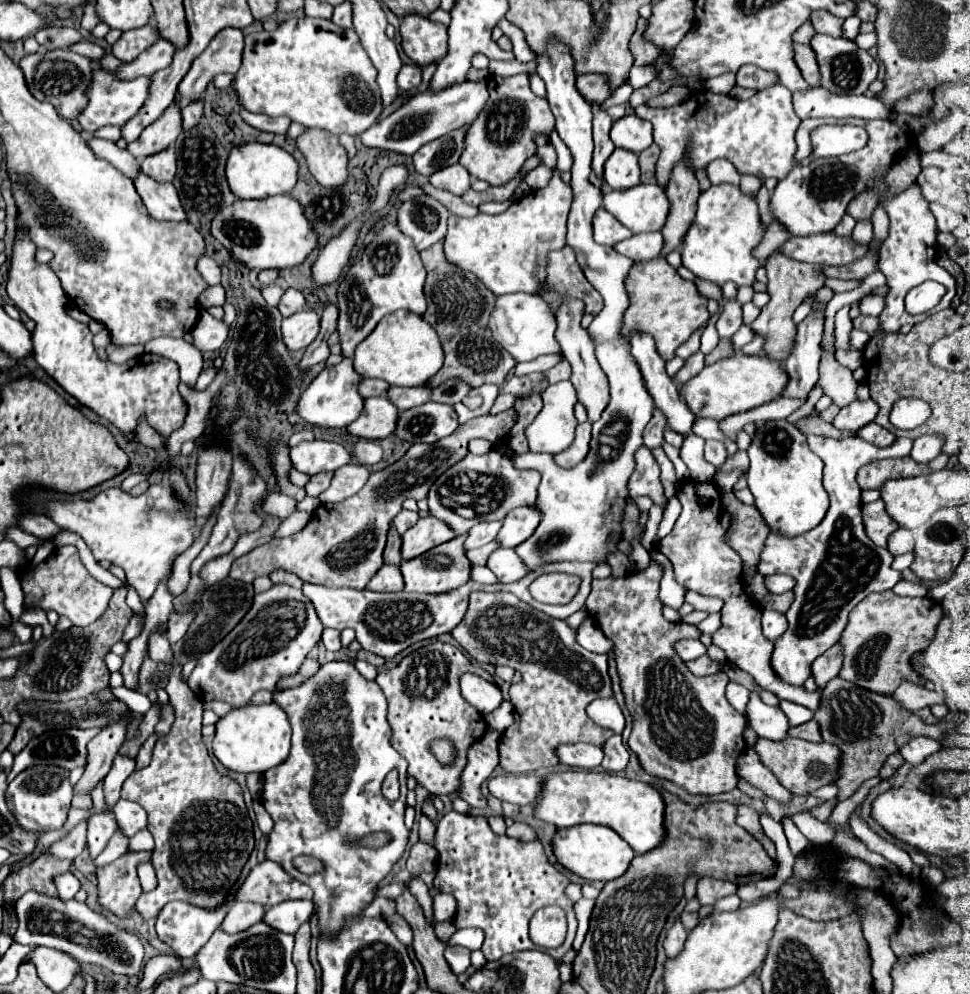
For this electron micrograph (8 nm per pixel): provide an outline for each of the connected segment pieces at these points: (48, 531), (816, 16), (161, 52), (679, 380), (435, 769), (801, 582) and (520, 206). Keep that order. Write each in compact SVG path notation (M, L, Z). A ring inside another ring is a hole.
M23 514L19 518L19 526L21 530L37 536L37 538L53 538L55 534L63 532L63 528L57 528L57 524L53 524L53 520L47 520L45 514Z
M817 10L811 16L811 24L813 24L815 32L829 34L829 36L835 36L837 38L837 36L841 36L843 18L837 18L837 16L833 16L831 12L825 12L825 10Z
M159 36L159 42L149 46L141 56L137 56L133 62L125 64L123 68L117 70L117 76L123 80L133 80L137 76L151 76L153 72L167 68L173 60L173 44L169 44L165 38Z
M695 352L695 354L685 362L685 366L673 376L675 384L677 384L677 386L683 386L685 380L689 380L693 374L701 372L703 366L705 366L705 354L703 354L703 352Z
M431 642L405 656L395 668L381 670L375 680L389 702L387 720L393 730L393 748L409 762L409 774L429 794L437 796L449 796L457 790L467 748L487 730L483 716L471 704L467 704L459 692L459 676L463 672L491 676L473 664L457 646ZM433 740L449 740L453 744L453 764L437 764L437 758L433 758L433 752L429 752L429 742Z
M815 434L805 436L809 448L825 464L823 484L831 506L819 526L797 538L769 534L761 552L761 562L757 566L761 574L789 574L795 578L795 602L787 610L789 628L775 642L775 652L771 656L775 674L793 686L803 686L803 682L811 676L813 660L837 644L853 606L857 606L871 592L891 590L901 580L901 572L891 568L891 552L887 548L875 546L865 536L861 522L861 488L857 486L855 474L863 464L883 458L903 458L909 456L913 448L913 440L909 438L897 438L893 446L877 448L859 436L841 440L821 438Z
M553 168L553 178L545 188L515 200L503 214L477 214L473 218L449 216L445 258L449 264L465 272L473 272L495 296L511 292L535 292L539 276L541 280L545 278L547 252L565 246L569 208L571 186L565 184L559 176L559 170Z

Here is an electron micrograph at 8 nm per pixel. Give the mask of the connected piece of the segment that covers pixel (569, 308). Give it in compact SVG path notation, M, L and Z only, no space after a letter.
M567 298L559 312L557 312L557 332L555 332L555 338L561 346L561 352L563 356L567 358L571 368L573 368L573 376L571 376L571 382L577 390L577 398L579 402L585 406L587 414L589 414L589 422L597 422L601 412L605 410L605 404L609 404L609 380L605 380L605 372L601 372L601 366L597 364L597 358L595 358L595 352L593 352L593 342L589 340L589 334L587 330L581 328L581 316L583 316L583 302L581 300L571 300Z

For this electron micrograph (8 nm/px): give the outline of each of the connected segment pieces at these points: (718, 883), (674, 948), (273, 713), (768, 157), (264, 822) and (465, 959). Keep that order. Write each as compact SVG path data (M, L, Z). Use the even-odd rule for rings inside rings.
M699 878L697 882L697 898L701 904L715 904L719 898L727 894L735 894L737 886L729 880L717 878Z
M681 918L675 920L675 924L671 926L671 930L667 932L667 938L663 942L663 948L667 952L667 956L677 956L681 950L683 950L683 944L685 944L685 938L687 938L687 930L681 922Z
M245 704L233 708L227 716L219 718L215 724L213 754L217 760L233 772L265 772L279 766L289 754L291 724L279 704Z
M773 86L757 92L749 100L735 100L729 94L713 94L699 90L691 94L683 104L669 108L637 106L635 114L653 124L653 140L661 148L655 178L661 188L669 182L669 172L681 162L687 162L693 170L705 168L717 158L733 162L739 174L755 178L783 180L793 164L797 142L795 132L801 118L795 114L793 96L785 86Z
M253 800L253 810L255 810L257 824L259 824L261 832L269 834L269 832L271 832L271 828L273 828L273 820L271 820L271 816L265 812L265 808L263 808L263 804L261 804L259 800Z
M451 944L447 946L445 958L447 958L453 974L459 976L461 972L465 972L469 968L469 954L471 954L471 950L467 950L463 946L451 946Z

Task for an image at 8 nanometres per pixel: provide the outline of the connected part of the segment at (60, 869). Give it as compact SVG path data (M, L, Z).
M41 856L29 866L23 866L19 872L11 874L3 882L3 932L13 936L17 930L15 902L29 890L45 892L45 896L58 896L57 886L53 884L55 876L69 872L69 860L57 860L51 856Z

